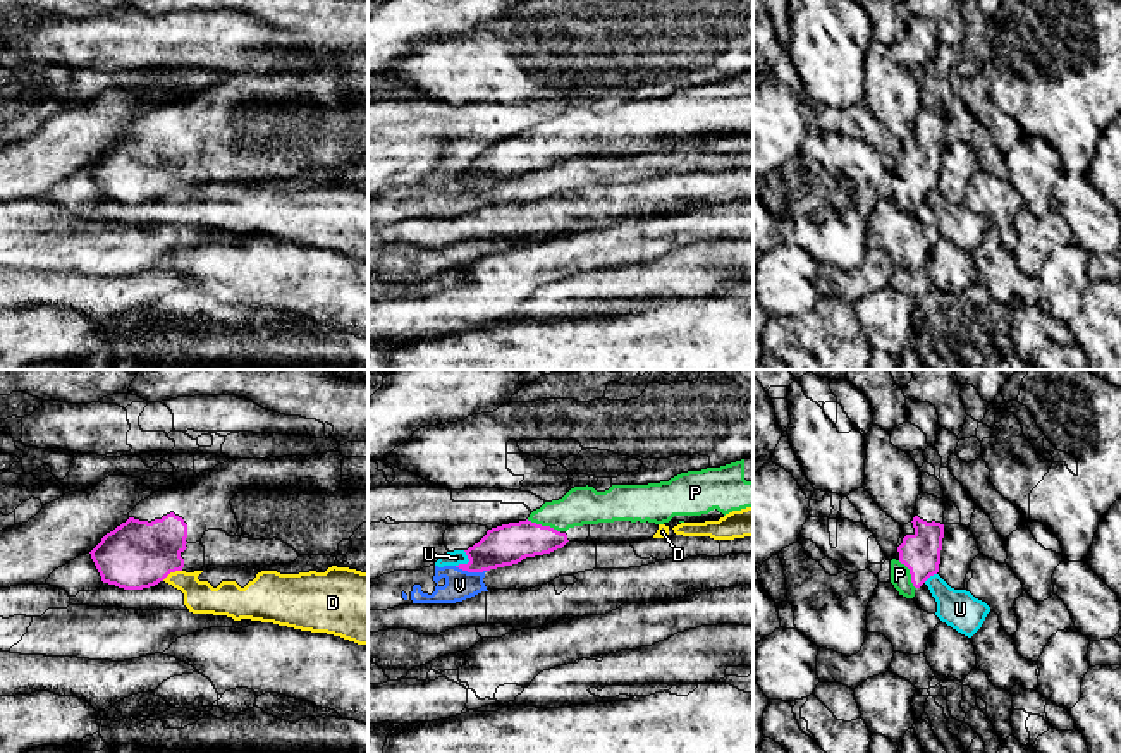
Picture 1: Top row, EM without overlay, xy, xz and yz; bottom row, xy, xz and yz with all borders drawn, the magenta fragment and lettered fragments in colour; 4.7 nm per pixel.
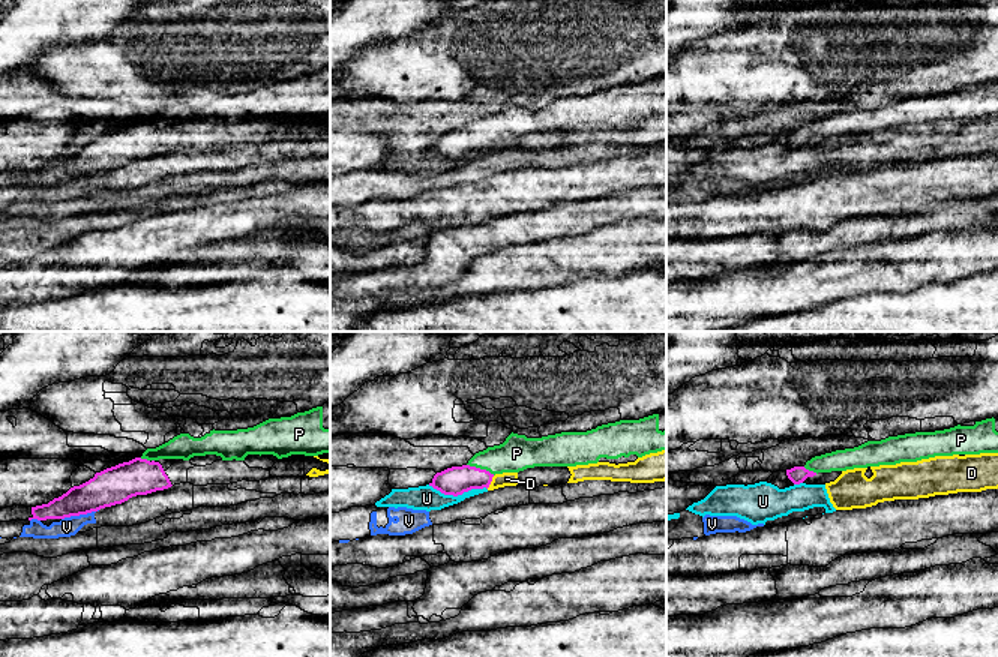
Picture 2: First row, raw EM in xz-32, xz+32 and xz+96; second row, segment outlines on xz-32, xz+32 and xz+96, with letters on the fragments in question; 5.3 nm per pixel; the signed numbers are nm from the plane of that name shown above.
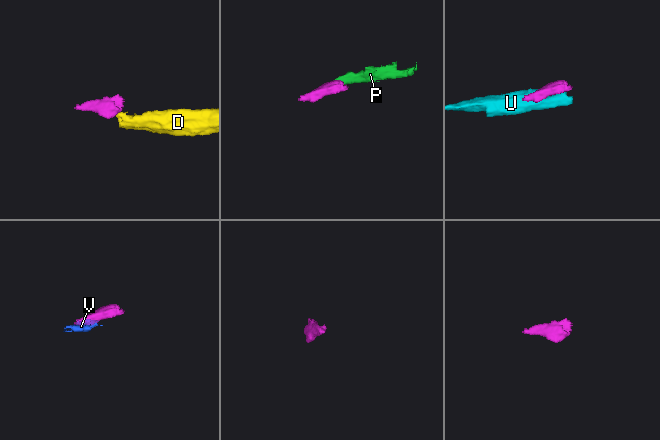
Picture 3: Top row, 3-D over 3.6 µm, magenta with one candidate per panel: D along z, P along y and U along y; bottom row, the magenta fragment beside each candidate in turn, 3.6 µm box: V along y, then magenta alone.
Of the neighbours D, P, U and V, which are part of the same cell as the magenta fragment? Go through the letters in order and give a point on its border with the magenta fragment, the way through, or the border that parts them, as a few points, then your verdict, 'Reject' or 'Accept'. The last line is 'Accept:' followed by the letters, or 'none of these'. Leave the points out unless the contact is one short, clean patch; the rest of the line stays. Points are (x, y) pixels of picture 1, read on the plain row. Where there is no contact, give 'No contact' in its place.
D: Touches magenta at xy (171, 186). Boundary: xy (181, 184), (171, 186), (162, 195). Reject
P: Touches magenta at xz (544, 141). Path across: xz (509, 159), (530, 153), (544, 141), (554, 131), (580, 121). Accept
U: Touches magenta at xz (468, 177). Boundary: xz (465, 165), (468, 176), (456, 181). Reject
V: Touches magenta at xz (470, 186). Boundary: xz (454, 181), (465, 186), (485, 186). Reject
Accept: P

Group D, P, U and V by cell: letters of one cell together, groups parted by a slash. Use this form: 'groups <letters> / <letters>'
groups D U / P / V

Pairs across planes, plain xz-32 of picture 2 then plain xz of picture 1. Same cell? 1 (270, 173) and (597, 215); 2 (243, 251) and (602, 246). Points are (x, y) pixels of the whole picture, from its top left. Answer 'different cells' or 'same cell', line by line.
1: same cell
2: different cells

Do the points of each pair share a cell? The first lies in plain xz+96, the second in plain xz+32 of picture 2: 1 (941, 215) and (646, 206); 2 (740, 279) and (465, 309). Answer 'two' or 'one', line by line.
1: one
2: two

